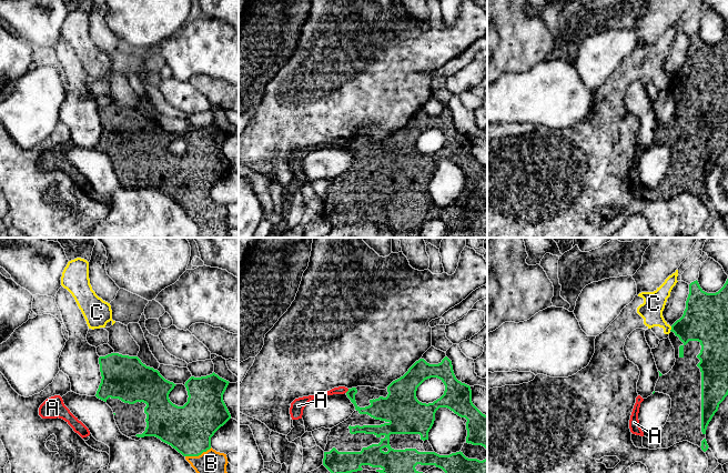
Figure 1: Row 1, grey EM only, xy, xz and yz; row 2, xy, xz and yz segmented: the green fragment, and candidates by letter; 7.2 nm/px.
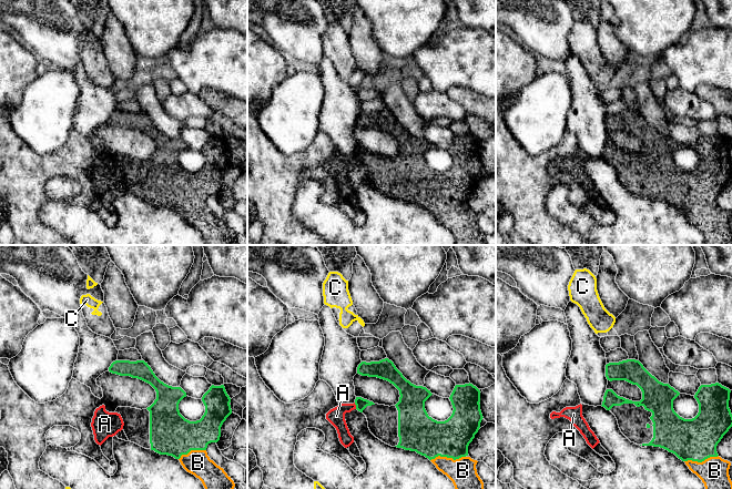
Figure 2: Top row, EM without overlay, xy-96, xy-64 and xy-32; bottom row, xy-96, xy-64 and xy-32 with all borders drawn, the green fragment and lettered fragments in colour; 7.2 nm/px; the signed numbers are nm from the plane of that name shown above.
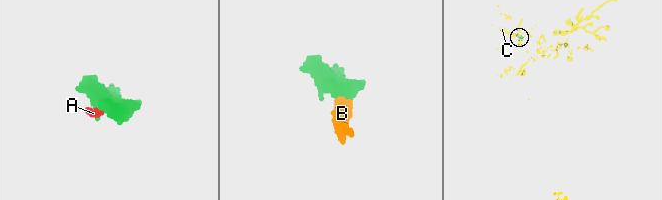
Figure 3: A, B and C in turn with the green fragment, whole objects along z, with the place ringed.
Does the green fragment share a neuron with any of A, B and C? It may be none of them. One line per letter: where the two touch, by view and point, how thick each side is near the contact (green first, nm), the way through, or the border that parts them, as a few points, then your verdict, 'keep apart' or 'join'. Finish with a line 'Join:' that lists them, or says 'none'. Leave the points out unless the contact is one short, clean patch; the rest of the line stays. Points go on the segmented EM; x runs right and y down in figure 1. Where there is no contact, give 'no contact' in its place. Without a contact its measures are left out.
A: xz (347, 391) | 120/60 nm | across xz (376, 410), (360, 410), (347, 391), (341, 390) | join
B: xy (198, 455) | 340/160 nm | join
C: yz (671, 329) | 320/160 nm | along yz (671, 326), (669, 330) | keep apart
Join: A, B

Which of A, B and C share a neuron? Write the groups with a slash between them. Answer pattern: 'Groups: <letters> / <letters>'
Groups: A B / C

